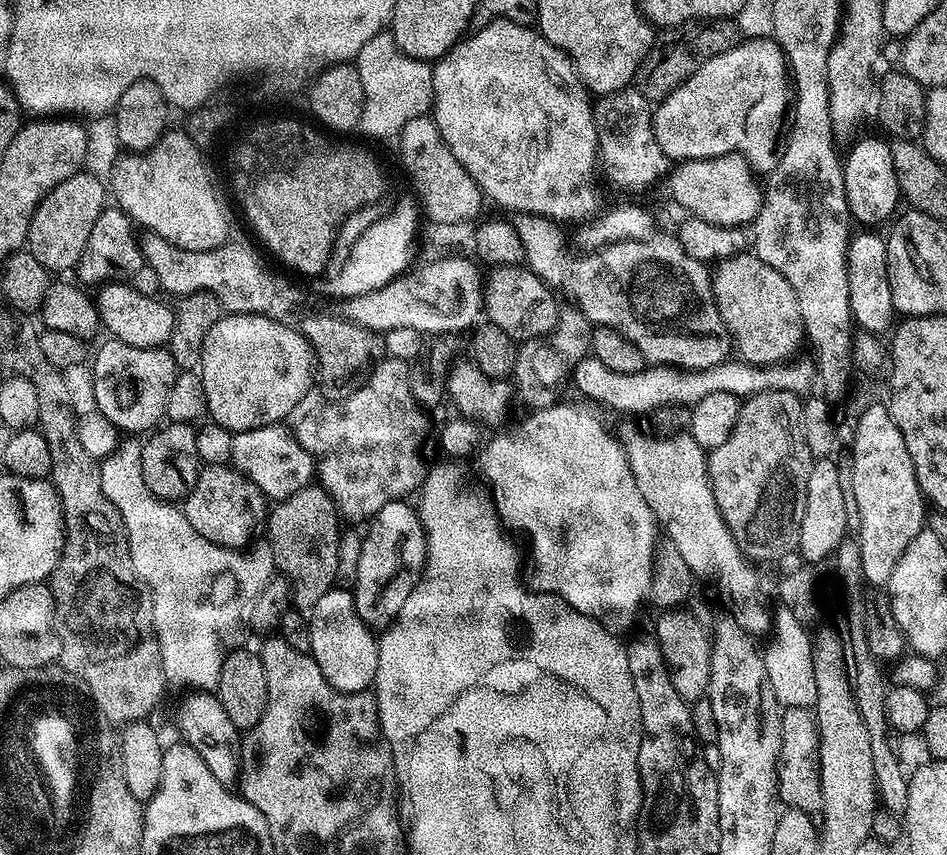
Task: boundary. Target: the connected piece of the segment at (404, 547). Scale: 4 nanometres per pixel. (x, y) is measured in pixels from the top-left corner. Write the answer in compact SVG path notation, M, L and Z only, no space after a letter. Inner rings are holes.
M395 500L382 506L367 528L360 557L356 560L356 609L362 622L369 628L383 630L396 619L398 610L402 610L402 602L410 598L414 586L420 581L428 543L417 509L413 505L411 508L404 500Z

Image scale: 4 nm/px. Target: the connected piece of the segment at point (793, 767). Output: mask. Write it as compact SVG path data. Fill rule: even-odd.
M784 708L780 718L782 746L776 767L776 791L781 805L809 814L822 813L820 781L820 731L816 717L807 708Z

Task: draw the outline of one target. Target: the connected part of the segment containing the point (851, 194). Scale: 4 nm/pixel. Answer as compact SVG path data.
M887 139L860 140L843 157L844 185L848 214L860 226L880 226L883 220L891 221L897 215L896 203L901 203L900 183L894 170L892 146Z

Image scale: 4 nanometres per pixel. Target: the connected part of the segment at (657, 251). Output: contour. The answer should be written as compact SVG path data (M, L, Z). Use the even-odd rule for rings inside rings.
M653 234L648 240L618 242L578 259L576 292L571 299L594 326L613 328L634 342L649 365L672 365L684 369L714 367L729 359L734 345L714 302L709 269L704 268L707 268L705 261L690 258L675 235Z

